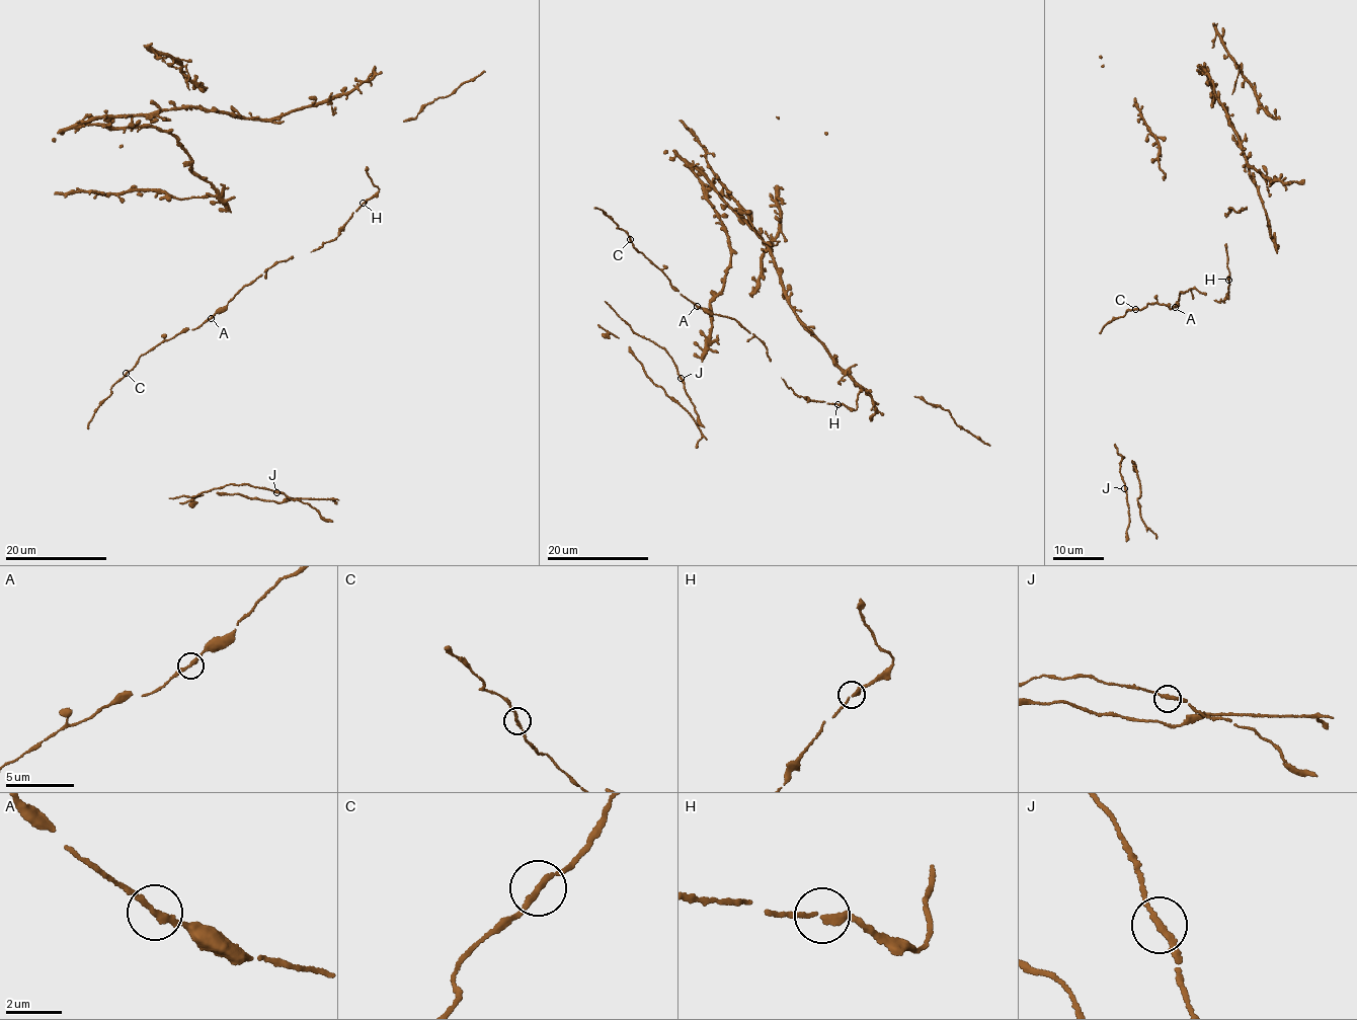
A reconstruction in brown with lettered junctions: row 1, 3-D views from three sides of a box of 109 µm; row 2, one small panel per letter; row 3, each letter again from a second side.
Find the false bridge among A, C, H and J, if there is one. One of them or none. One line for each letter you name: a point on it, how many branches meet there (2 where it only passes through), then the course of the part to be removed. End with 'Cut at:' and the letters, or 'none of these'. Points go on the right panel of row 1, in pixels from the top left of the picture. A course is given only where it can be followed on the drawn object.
Cut at: none of these

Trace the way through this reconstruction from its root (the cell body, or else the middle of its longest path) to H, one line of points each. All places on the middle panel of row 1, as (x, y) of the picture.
H: (797, 395), (837, 403)

